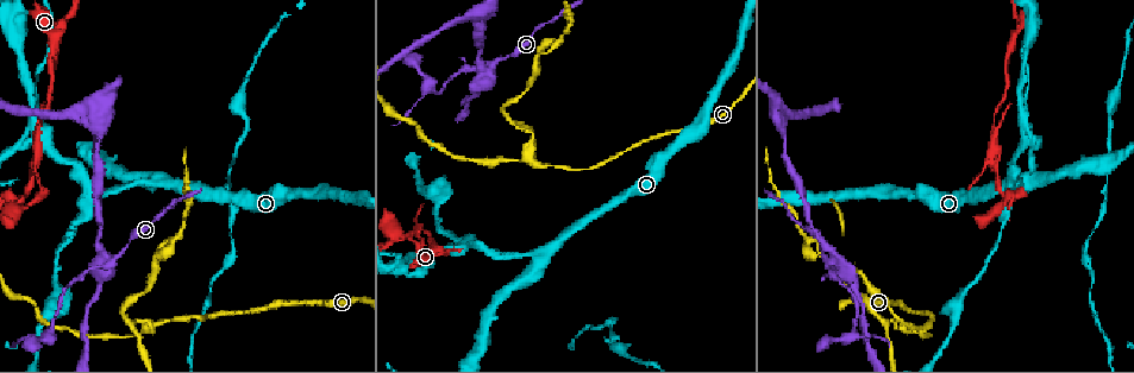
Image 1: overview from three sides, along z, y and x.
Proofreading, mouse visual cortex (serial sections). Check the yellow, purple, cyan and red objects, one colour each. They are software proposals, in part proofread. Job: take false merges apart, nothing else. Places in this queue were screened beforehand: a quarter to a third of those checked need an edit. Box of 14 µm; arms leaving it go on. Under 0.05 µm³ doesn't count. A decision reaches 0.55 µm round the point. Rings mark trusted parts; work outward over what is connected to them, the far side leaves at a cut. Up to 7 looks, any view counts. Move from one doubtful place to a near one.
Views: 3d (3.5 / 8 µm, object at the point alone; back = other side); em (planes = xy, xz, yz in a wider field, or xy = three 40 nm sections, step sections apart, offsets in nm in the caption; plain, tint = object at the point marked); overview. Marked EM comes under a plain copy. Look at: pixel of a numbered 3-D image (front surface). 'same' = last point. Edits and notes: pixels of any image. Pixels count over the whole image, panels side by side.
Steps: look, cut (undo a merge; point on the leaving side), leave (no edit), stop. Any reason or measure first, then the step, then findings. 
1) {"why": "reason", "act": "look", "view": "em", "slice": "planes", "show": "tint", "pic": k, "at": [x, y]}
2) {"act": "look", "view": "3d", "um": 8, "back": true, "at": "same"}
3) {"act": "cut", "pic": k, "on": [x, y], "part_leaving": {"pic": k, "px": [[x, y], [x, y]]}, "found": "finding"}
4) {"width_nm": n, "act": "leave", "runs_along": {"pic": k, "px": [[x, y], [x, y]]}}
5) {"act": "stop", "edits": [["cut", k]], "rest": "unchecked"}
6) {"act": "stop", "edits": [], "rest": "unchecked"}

{"why": "three arms meet", "act": "look", "view": "3d", "um": 3.5, "pic": 1, "at": [105, 193]}

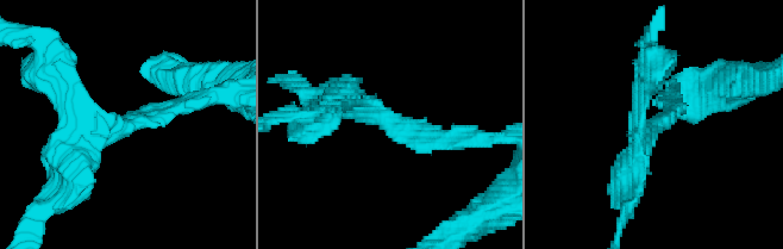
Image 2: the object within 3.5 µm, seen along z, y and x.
{"why": "shape alone is not enough", "act": "look", "view": "em", "slice": "xy", "step": 3, "show": "tint", "pic": 2, "at": [378, 117]}

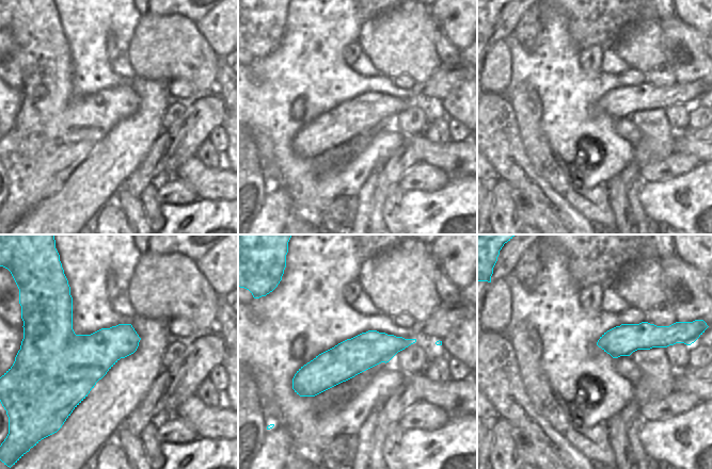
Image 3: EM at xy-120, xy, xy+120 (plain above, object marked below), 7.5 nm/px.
{"act": "look", "view": "em", "slice": "xy", "step": 1, "show": "tint", "at": "same"}

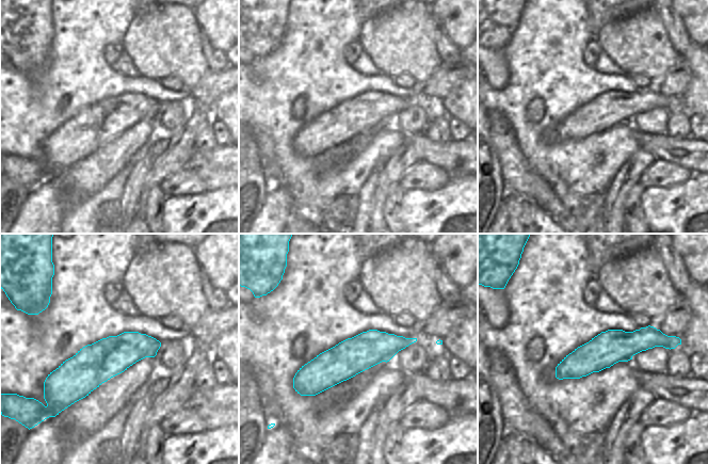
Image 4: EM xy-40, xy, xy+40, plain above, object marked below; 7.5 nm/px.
{"act": "leave", "runs_along": {"pic": 4, "px": [[411, 340], [369, 348], [298, 388]]}, "found": "all the same cell"}

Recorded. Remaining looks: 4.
{"why": "three arms meet", "act": "look", "view": "3d", "um": 8, "pic": 1, "at": [1021, 98]}

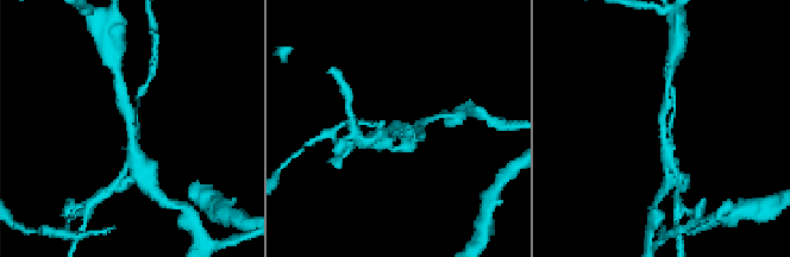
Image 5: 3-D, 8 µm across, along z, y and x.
{"arms": 3, "arm_widths_nm": [150, 250, 300], "why": "need the tissue", "act": "look", "view": "em", "slice": "xy", "step": 5, "show": "tint", "pic": 5, "at": [663, 130]}

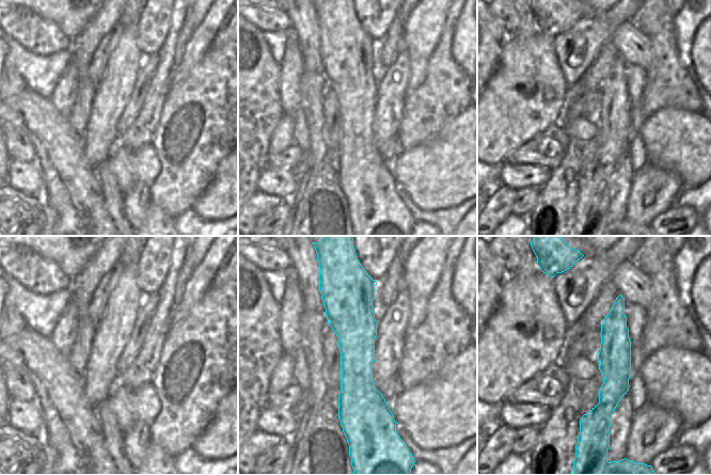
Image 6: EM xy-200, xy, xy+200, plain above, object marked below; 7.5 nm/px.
{"act": "cut", "pic": 5, "on": [116, 187], "found": "two cells meet here"}

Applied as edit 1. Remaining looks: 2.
{"act": "stop", "edits": [["cut", 5]], "rest": "unchecked"}

